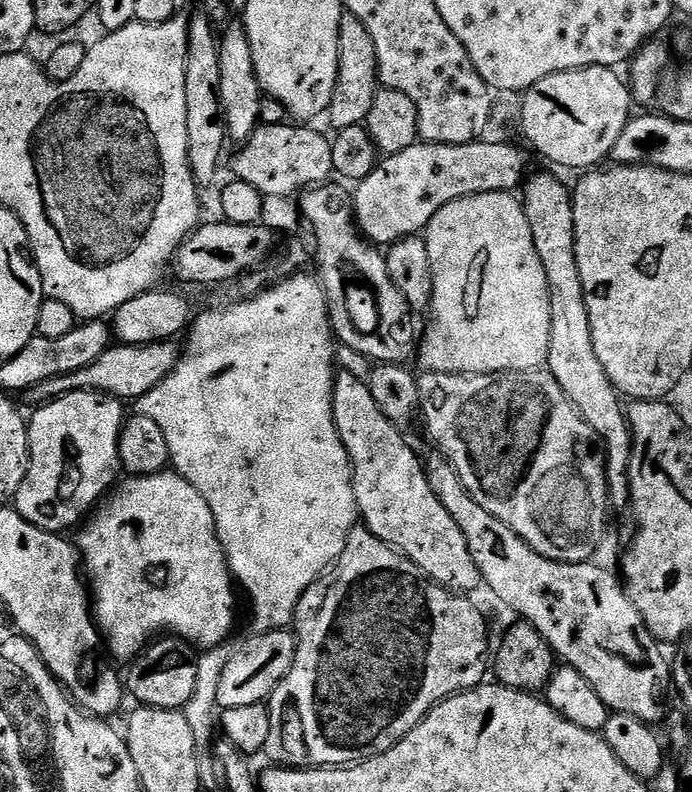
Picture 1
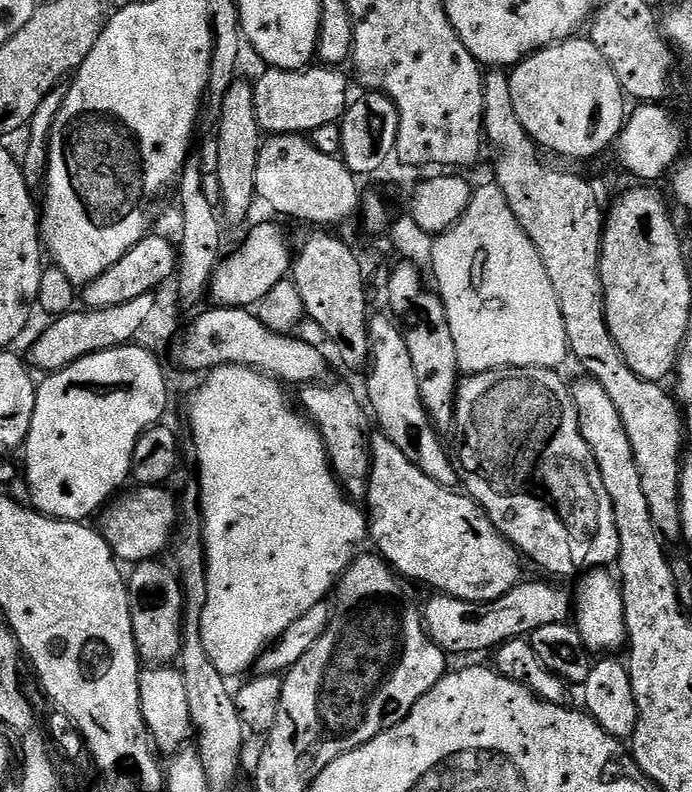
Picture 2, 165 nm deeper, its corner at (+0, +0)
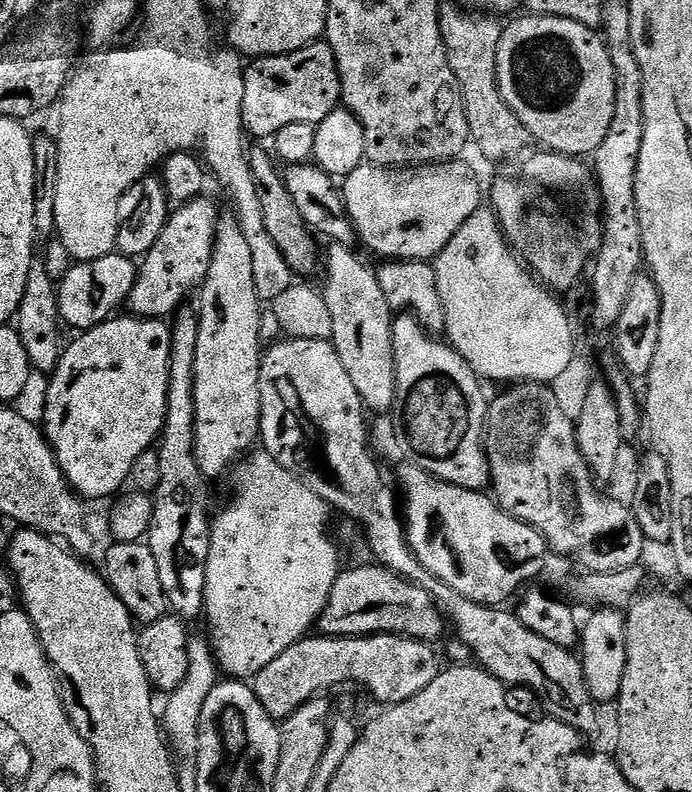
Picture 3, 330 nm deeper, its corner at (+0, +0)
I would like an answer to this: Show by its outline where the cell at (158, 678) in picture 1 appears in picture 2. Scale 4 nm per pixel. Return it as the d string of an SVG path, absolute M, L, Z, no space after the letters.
M155 559L142 560L126 576L128 601L132 611L132 629L136 653L148 666L168 666L179 657L182 635L182 613L184 611L184 589L173 569L156 564Z

